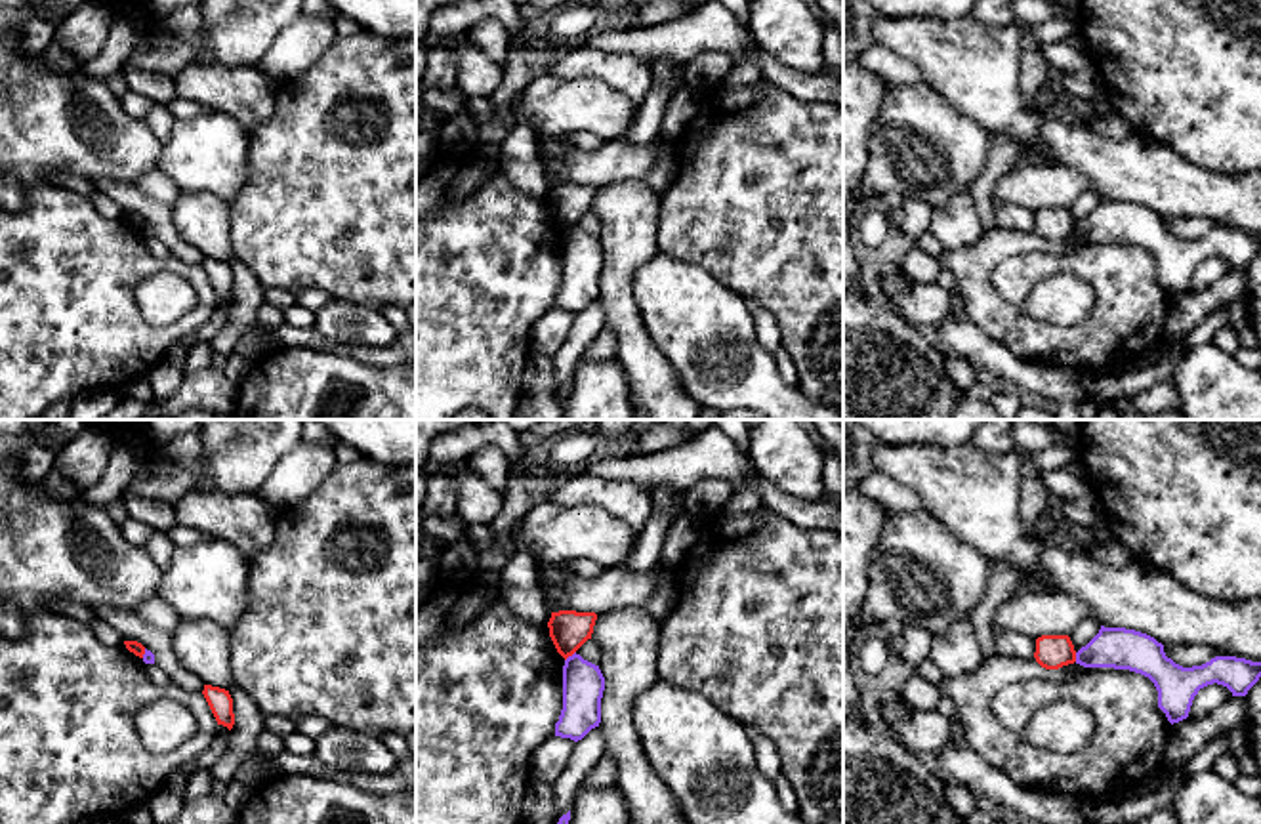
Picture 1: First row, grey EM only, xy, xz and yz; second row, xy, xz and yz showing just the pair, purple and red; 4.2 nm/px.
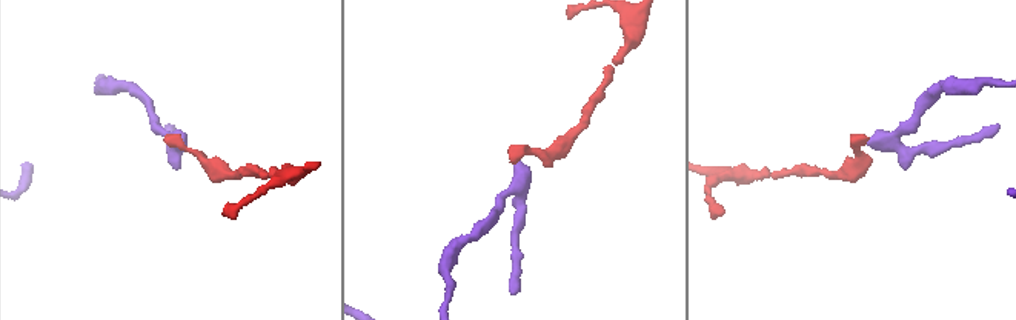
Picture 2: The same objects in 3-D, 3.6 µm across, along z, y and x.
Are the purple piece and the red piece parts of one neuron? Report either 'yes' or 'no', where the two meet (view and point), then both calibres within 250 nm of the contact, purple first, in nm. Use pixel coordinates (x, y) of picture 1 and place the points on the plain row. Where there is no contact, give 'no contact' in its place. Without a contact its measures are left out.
no; meets purple in xz at (569, 229); 180 nm thick on the purple side, 170 nm on the other

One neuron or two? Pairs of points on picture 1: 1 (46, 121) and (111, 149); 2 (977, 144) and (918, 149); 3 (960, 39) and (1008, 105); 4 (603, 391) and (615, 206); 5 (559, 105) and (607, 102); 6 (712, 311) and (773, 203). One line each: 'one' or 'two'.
1: one
2: one
3: one
4: two
5: one
6: two

